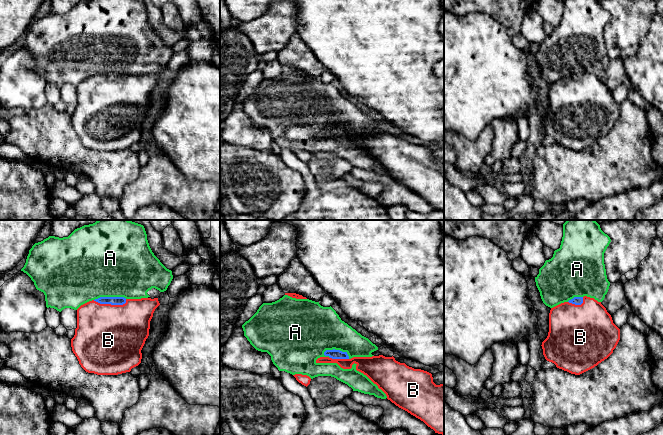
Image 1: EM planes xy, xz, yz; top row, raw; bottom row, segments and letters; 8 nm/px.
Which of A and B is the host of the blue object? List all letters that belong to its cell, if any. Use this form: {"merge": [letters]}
{"merge": ["B"]}

